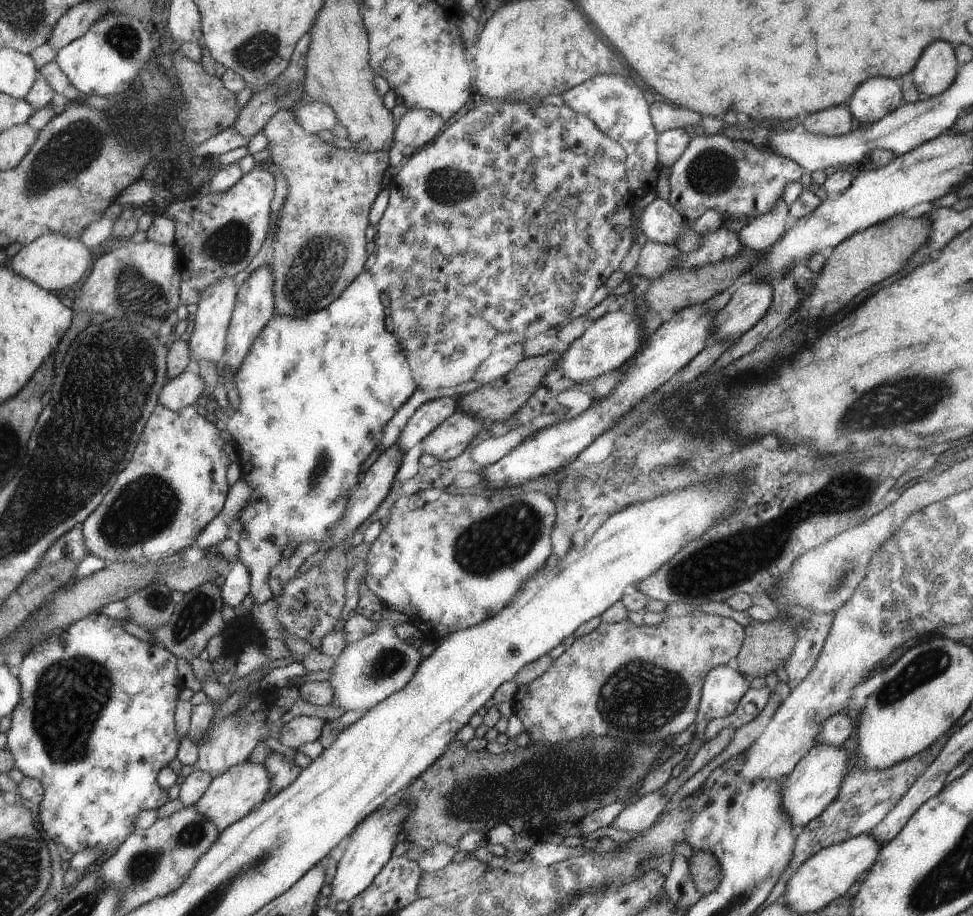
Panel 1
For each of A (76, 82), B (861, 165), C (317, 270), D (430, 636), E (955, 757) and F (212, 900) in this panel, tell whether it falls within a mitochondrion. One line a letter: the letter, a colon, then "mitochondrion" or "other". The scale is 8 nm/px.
A: other
B: other
C: mitochondrion
D: other
E: other
F: mitochondrion

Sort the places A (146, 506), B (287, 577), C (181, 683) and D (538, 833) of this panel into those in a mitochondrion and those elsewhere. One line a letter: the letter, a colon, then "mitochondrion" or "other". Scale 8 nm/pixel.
A: mitochondrion
B: other
C: other
D: other

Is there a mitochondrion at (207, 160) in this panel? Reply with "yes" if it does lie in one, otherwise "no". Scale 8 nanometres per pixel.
no

